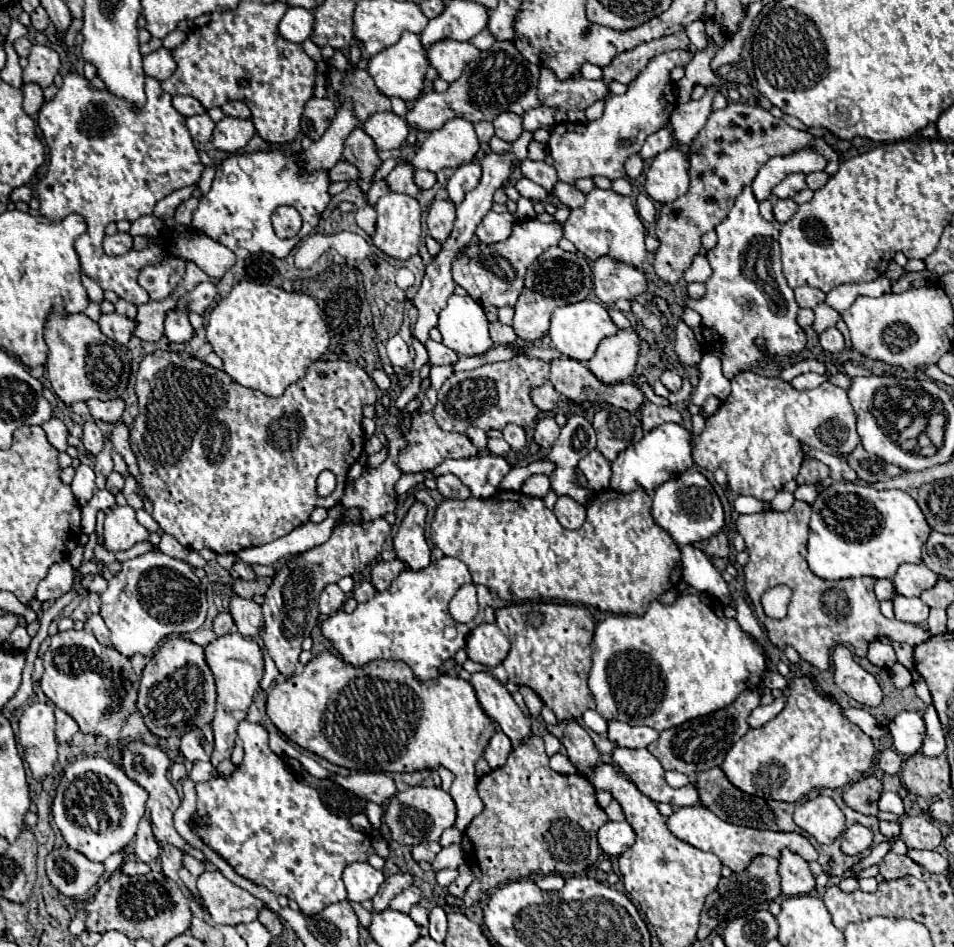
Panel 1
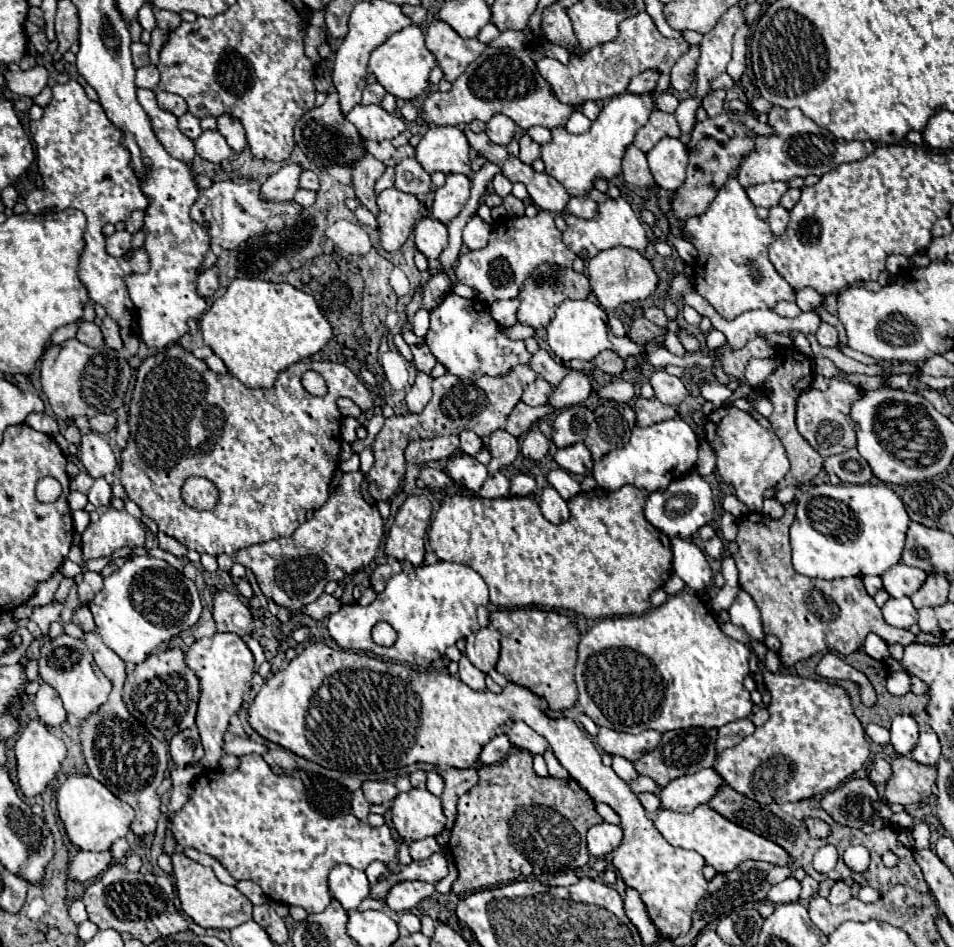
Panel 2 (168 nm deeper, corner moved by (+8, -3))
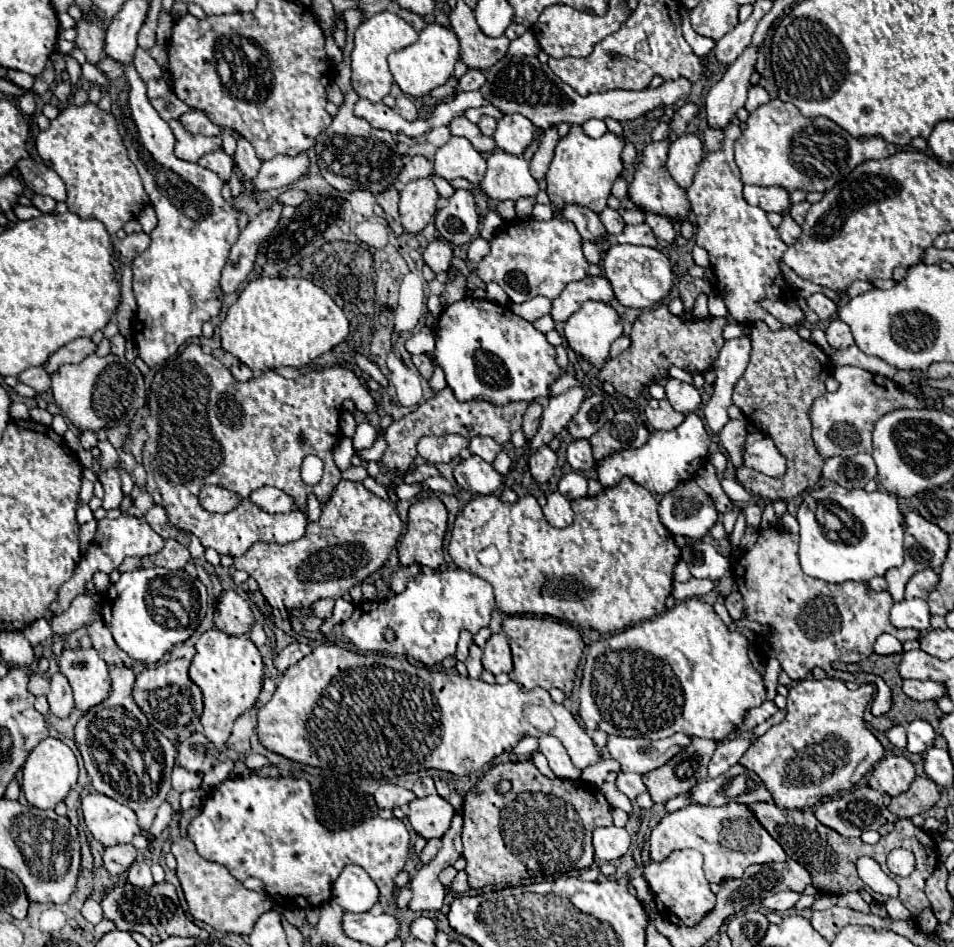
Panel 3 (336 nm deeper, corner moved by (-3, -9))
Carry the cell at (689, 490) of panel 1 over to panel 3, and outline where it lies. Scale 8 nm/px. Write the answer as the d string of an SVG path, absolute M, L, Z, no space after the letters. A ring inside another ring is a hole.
M691 480L681 482L671 494L663 496L659 502L659 518L671 534L699 540L713 528L719 514L711 496Z

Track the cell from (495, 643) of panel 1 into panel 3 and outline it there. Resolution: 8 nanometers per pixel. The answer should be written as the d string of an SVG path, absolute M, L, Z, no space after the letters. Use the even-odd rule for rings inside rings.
M505 632L493 634L483 650L483 668L489 670L491 674L511 674L513 662L511 662L511 650L509 650L509 640Z

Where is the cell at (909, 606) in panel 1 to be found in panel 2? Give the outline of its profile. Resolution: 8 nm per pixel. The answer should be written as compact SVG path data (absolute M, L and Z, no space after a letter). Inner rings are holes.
M890 598L884 606L882 606L882 614L886 624L896 626L896 628L910 628L916 624L918 620L918 612L912 606L910 598Z

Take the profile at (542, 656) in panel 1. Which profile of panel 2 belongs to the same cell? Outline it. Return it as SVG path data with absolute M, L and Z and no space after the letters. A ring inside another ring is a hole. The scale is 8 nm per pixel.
M512 608L512 610L494 610L490 614L492 626L500 632L500 660L496 670L512 684L532 690L536 696L548 700L550 710L566 710L576 704L576 682L574 666L578 660L578 628L576 624L556 612L538 610L538 608Z

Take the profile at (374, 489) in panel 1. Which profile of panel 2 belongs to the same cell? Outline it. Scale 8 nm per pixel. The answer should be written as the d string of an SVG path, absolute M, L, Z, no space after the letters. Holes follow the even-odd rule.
M522 364L518 368L512 368L506 376L498 376L498 378L482 376L476 382L456 378L452 374L444 374L442 378L436 378L432 382L434 396L420 414L406 412L404 416L392 416L386 420L384 428L376 434L372 442L374 466L368 472L368 482L376 482L376 486L370 490L370 496L374 500L390 500L390 496L398 490L406 466L404 448L412 438L448 436L448 434L460 434L462 430L472 430L480 438L488 438L492 432L504 428L506 418L512 412L512 408L520 402L524 388L534 380L536 374L532 372L532 368Z

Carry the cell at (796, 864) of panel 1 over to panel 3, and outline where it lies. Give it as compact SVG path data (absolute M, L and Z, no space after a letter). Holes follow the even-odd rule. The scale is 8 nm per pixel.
M785 890L785 892L777 892L773 896L767 896L763 900L763 906L769 908L769 910L775 910L775 912L789 912L795 908L797 900L801 898L799 892L793 892L793 890Z

